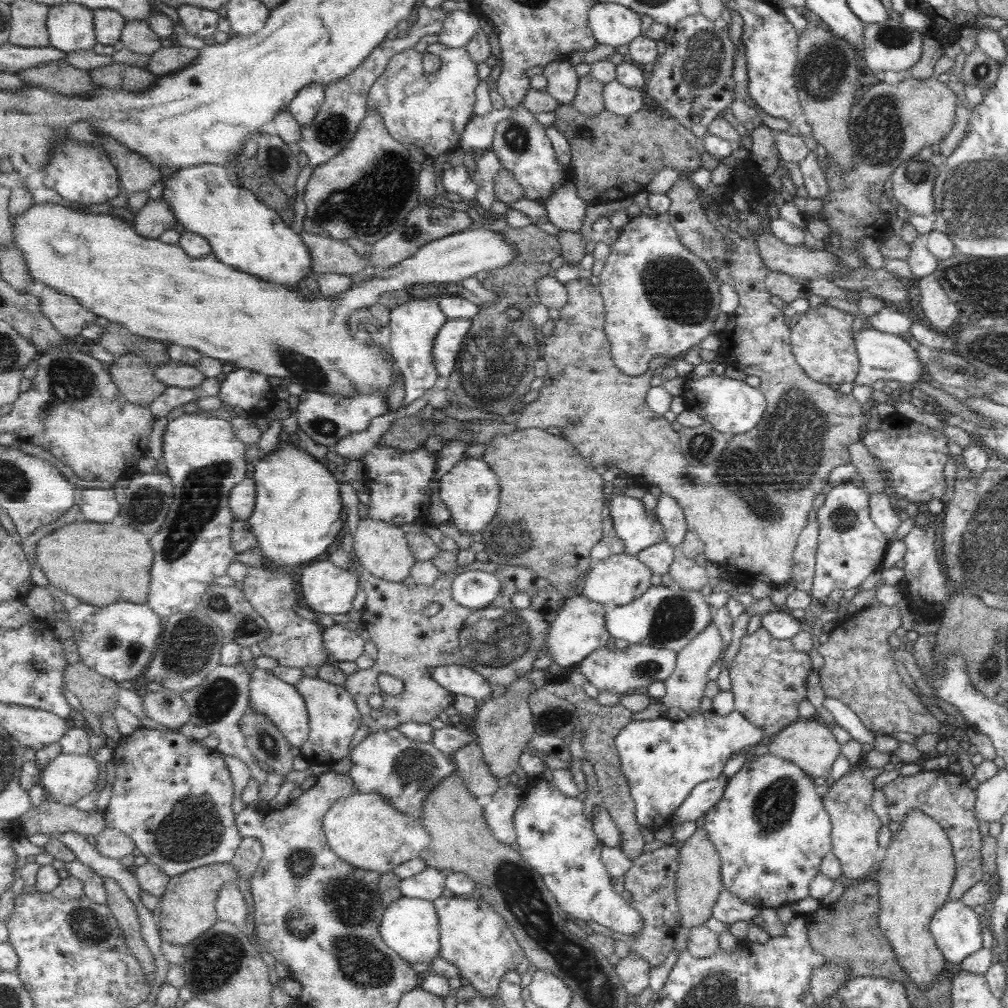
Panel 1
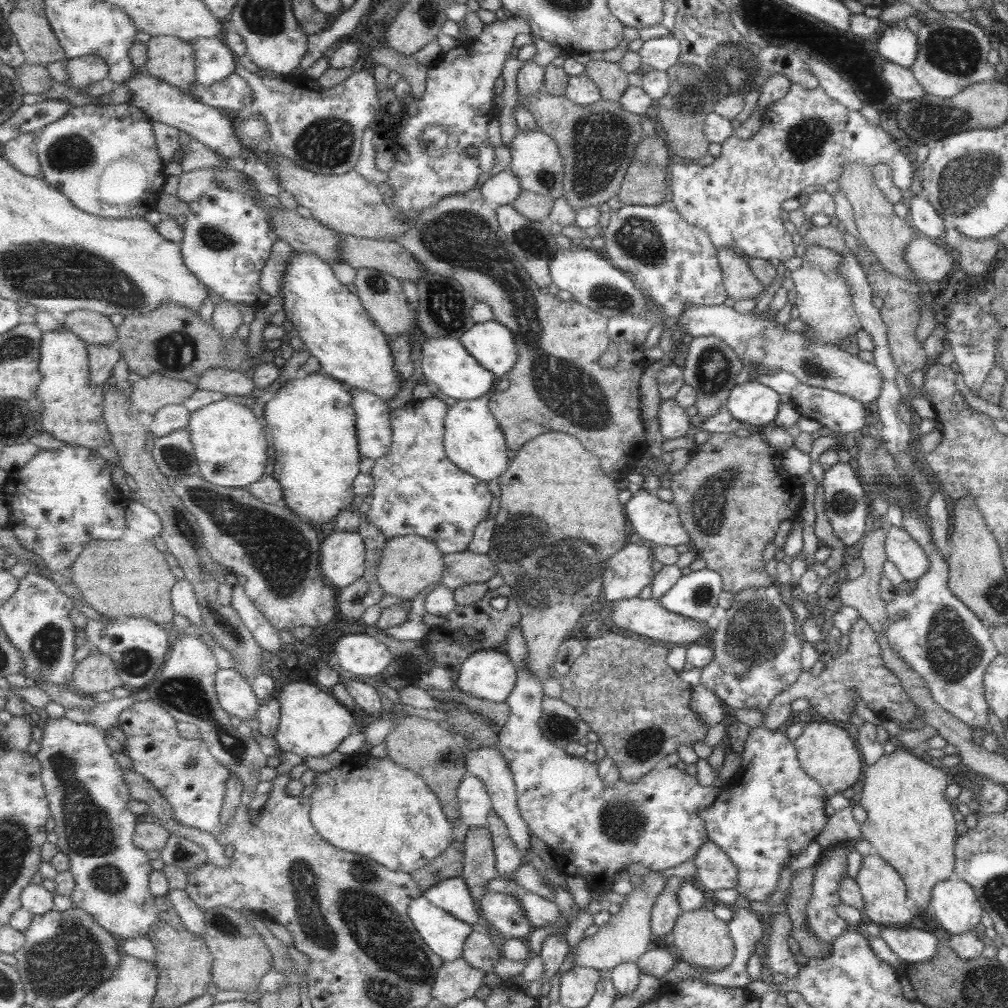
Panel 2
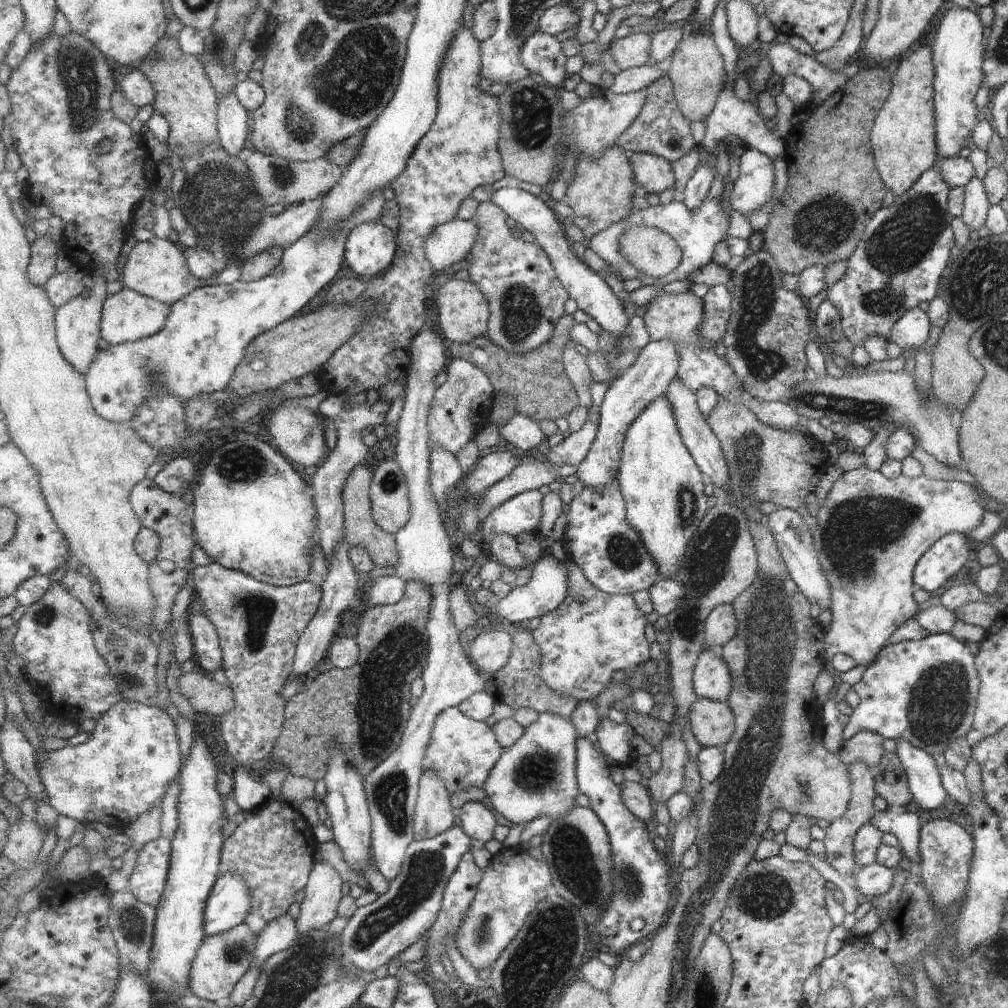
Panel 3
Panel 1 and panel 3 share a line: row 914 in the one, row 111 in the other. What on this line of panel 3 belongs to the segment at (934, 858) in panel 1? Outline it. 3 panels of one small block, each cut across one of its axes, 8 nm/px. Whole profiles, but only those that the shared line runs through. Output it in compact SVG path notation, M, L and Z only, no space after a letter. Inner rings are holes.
M929 46L911 48L891 76L890 92L876 113L869 134L875 169L885 189L893 196L903 194L935 163L935 120L933 120L933 78Z

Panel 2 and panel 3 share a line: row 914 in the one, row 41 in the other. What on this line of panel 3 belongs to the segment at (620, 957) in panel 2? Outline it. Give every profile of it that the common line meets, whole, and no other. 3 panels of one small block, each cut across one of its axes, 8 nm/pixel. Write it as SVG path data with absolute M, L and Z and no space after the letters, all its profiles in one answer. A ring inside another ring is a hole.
M640 32L616 40L610 49L621 71L643 67L651 63L652 33Z

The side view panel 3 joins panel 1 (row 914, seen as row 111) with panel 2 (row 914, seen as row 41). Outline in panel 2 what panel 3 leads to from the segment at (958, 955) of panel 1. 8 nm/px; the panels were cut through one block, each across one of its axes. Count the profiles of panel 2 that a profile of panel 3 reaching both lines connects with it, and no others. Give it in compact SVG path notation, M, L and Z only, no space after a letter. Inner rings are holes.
M954 877L937 882L931 888L928 908L949 935L972 932L984 912L973 888Z

